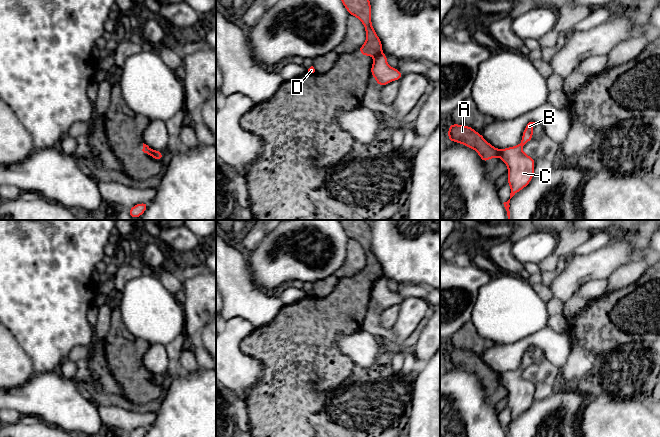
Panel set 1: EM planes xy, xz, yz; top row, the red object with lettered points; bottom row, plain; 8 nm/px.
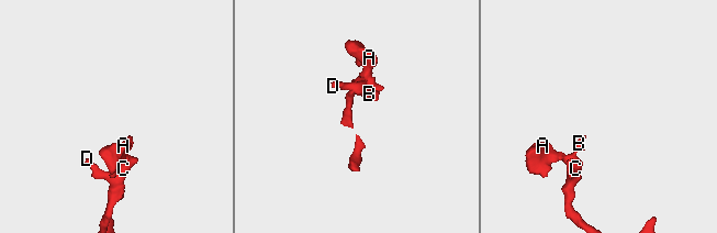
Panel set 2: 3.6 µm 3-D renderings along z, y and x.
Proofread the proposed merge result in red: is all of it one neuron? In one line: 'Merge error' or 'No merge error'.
Merge error

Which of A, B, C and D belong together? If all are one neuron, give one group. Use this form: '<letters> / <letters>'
A / B C D

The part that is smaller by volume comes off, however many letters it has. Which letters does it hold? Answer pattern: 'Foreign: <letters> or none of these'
Foreign: A

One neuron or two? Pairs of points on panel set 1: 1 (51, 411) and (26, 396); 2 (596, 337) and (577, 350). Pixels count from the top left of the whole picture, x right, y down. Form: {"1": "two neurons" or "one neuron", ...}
{"1": "one neuron", "2": "two neurons"}

